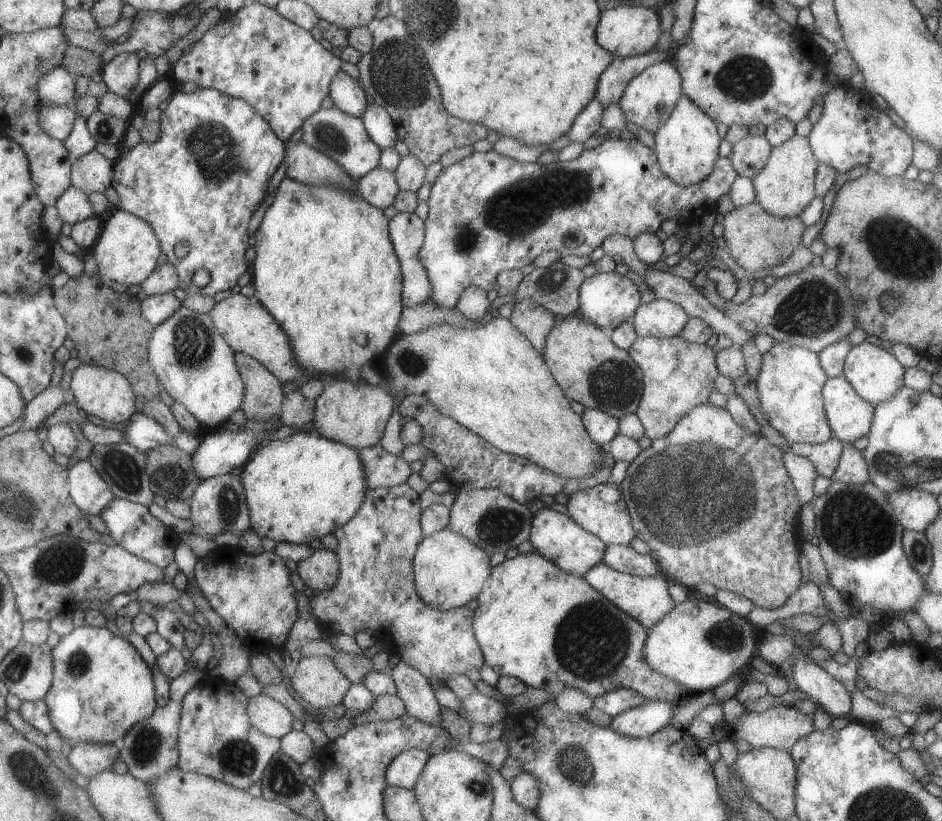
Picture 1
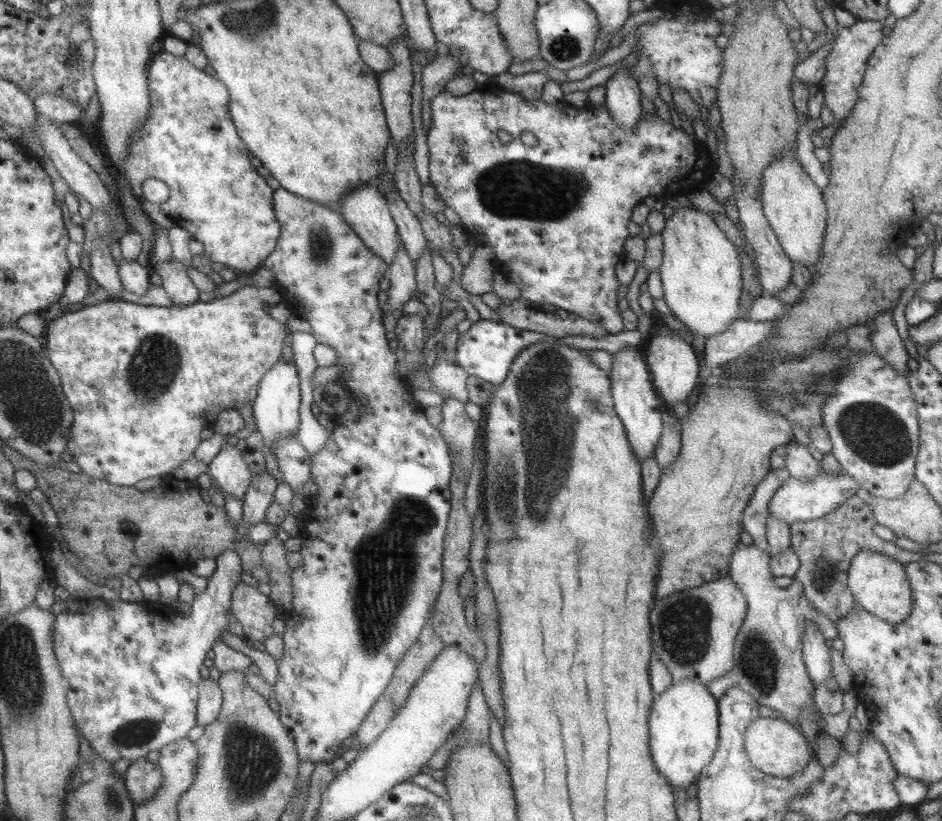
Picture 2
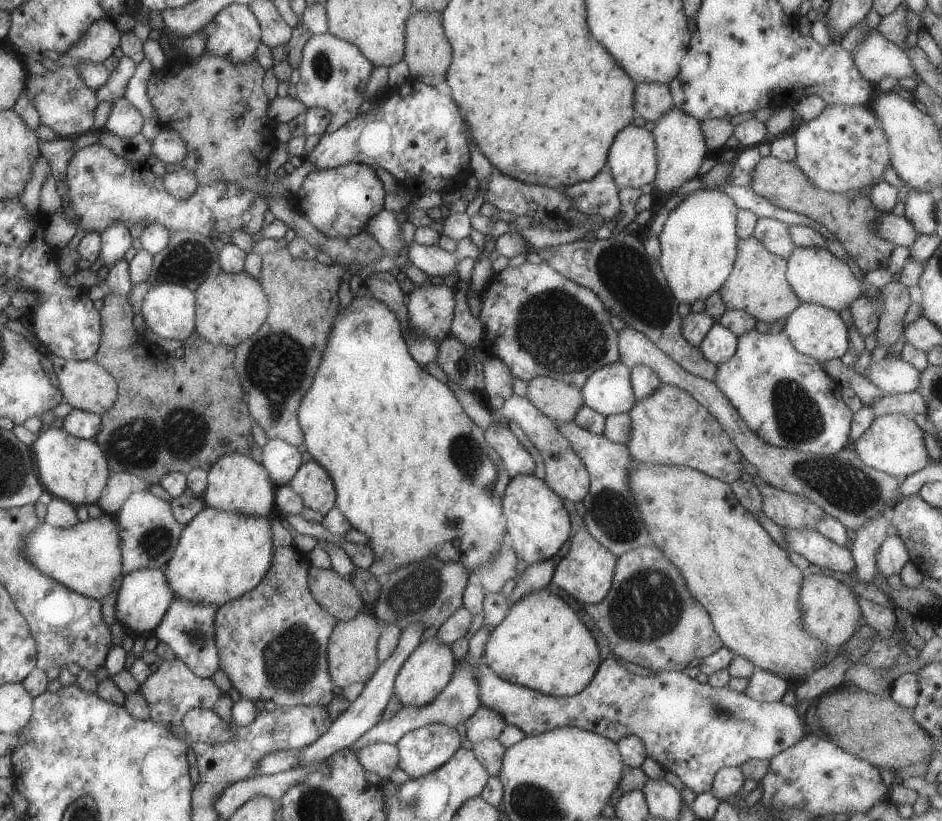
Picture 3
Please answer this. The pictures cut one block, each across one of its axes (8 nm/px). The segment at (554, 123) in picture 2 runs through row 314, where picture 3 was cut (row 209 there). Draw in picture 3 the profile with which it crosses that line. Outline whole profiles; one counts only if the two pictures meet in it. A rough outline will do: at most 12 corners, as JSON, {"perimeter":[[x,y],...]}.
{"perimeter":[[606,164],[590,181],[562,191],[583,215],[620,213]]}

